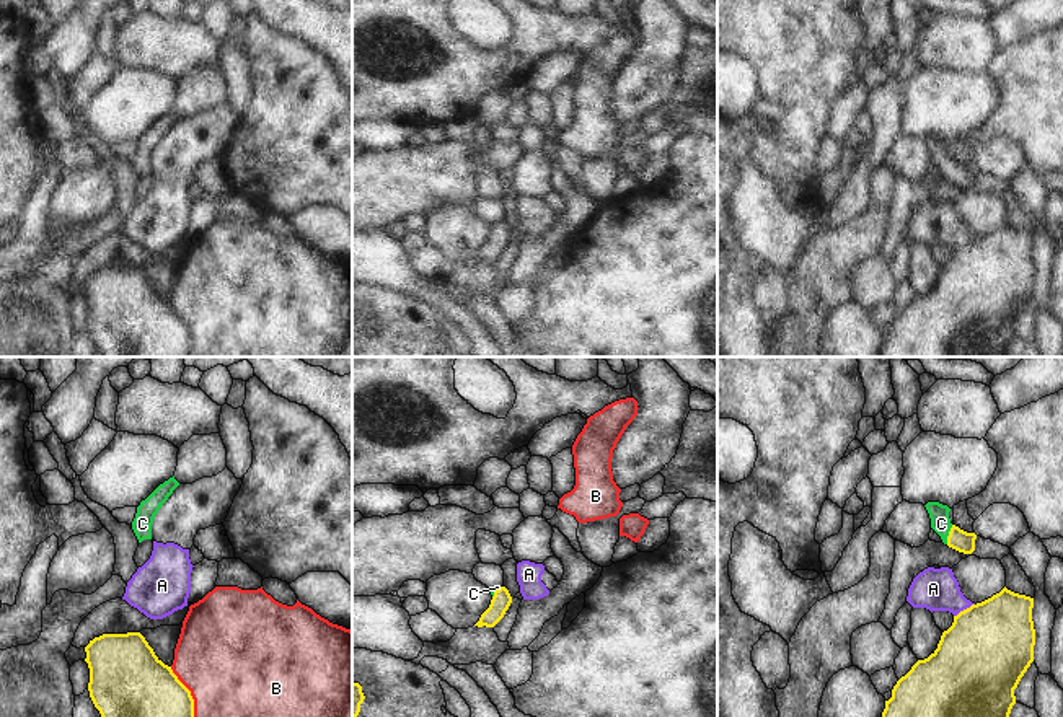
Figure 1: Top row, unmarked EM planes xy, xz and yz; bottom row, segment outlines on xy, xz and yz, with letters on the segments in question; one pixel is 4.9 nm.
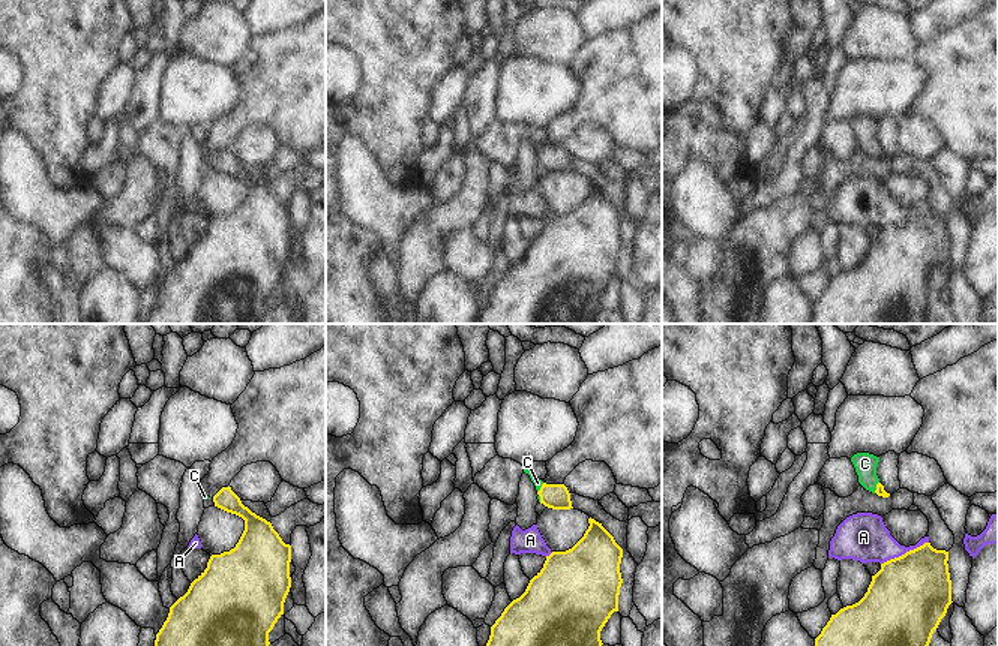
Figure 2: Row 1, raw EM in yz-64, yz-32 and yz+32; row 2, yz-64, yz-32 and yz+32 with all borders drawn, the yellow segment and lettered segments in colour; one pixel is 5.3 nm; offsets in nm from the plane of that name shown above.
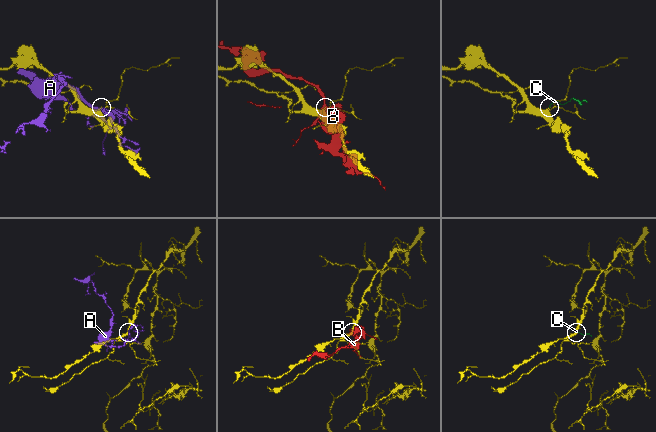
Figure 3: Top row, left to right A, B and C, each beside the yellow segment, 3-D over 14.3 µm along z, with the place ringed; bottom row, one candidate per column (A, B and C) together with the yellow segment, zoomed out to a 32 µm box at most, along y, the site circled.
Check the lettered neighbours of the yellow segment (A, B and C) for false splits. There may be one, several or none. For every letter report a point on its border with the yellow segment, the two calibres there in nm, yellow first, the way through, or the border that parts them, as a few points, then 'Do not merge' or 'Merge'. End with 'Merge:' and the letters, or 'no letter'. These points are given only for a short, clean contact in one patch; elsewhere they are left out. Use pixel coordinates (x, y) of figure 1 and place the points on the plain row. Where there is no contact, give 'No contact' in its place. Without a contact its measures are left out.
A: Touches yellow at yz (964, 245). Thickness 440 nm (yellow) against 200 nm. Do not merge
B: Touches yellow at xy (189, 329). Thickness 440 nm (yellow) against 480 nm. Do not merge
C: Touches yellow at yz (949, 170). Thickness 110 nm (yellow) against 100 nm. Path across: yz (959, 175), (949, 170), (941, 158). Merge
Merge: C.

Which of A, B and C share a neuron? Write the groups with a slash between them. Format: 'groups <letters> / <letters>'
groups A / B / C

